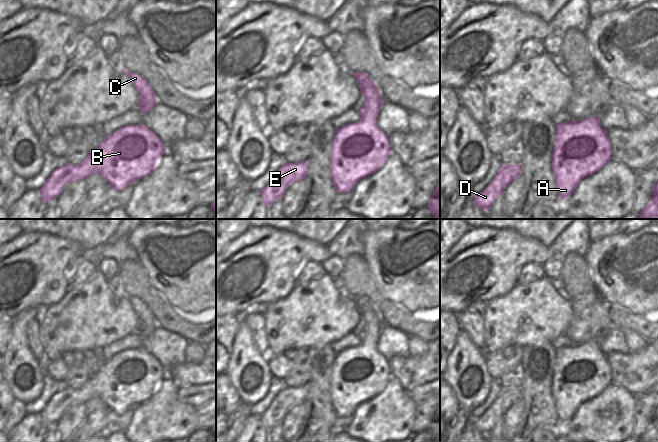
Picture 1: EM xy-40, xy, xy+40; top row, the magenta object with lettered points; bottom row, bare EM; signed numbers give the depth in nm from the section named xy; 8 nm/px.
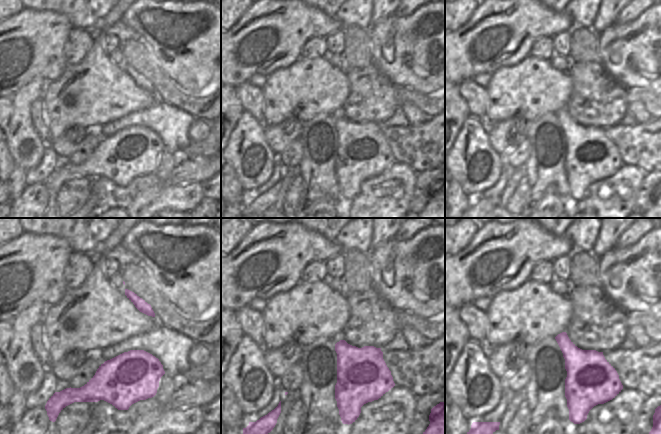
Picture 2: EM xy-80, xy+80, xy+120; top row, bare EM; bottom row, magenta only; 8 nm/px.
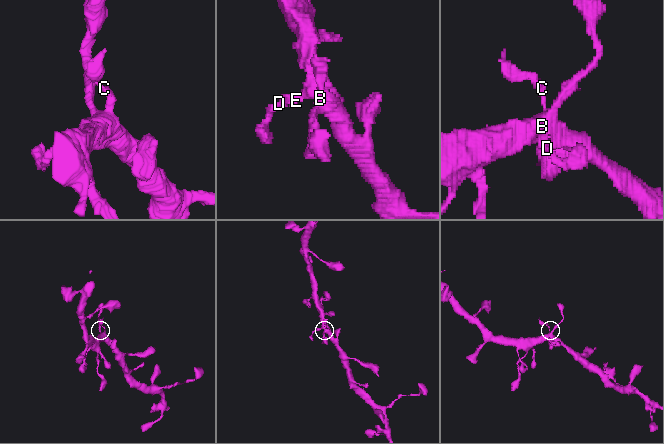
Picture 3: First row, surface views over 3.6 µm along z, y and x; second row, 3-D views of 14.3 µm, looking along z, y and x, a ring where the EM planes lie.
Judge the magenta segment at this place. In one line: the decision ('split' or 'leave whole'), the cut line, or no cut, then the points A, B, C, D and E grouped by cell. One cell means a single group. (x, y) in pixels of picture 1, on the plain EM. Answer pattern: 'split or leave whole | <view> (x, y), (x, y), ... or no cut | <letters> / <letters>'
leave whole | no cut | A B C D E

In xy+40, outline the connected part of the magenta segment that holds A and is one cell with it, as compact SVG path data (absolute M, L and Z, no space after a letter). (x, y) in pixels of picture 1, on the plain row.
M600 341L556 349L552 396L560 423L568 423L585 401L611 383L610 366L600 350Z

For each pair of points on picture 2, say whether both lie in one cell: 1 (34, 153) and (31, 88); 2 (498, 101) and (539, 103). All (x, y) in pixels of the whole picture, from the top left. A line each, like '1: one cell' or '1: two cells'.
1: one cell
2: one cell

